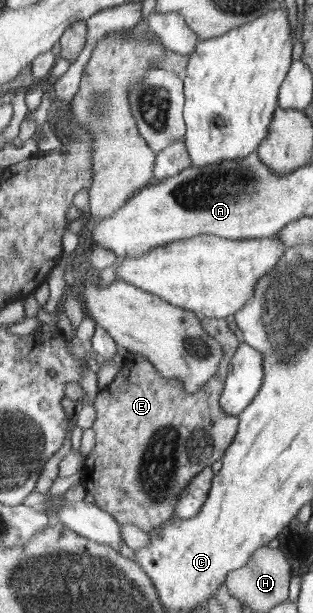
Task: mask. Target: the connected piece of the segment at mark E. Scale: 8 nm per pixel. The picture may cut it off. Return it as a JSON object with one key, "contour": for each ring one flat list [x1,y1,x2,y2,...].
{"contour":[[231,332,225,338,227,340,221,340,225,344,225,358,219,366,219,372,195,394,161,376,155,364,145,356,131,353,128,355,133,360,123,364,111,384,99,391,95,398,96,420,92,428,96,432,96,446,84,462,80,482,86,492,95,498,95,504,109,512,120,526,134,525,151,533,171,522,177,517,179,494,203,470,222,459,234,442,240,425,239,417,230,416,223,410,221,395,239,340]]}

